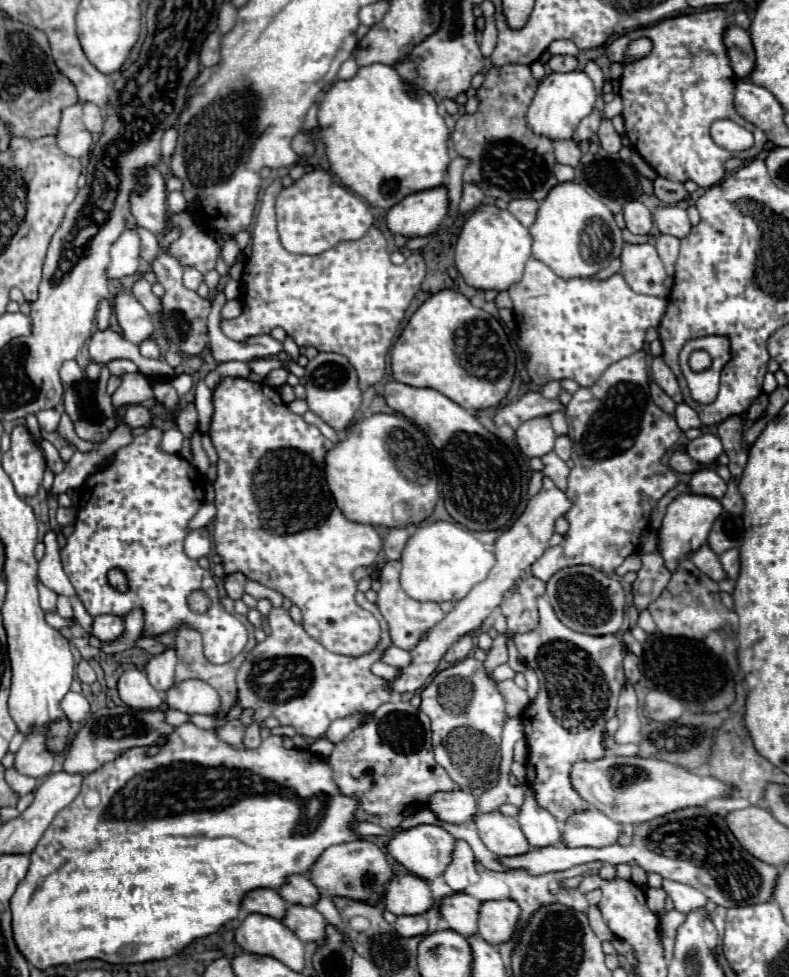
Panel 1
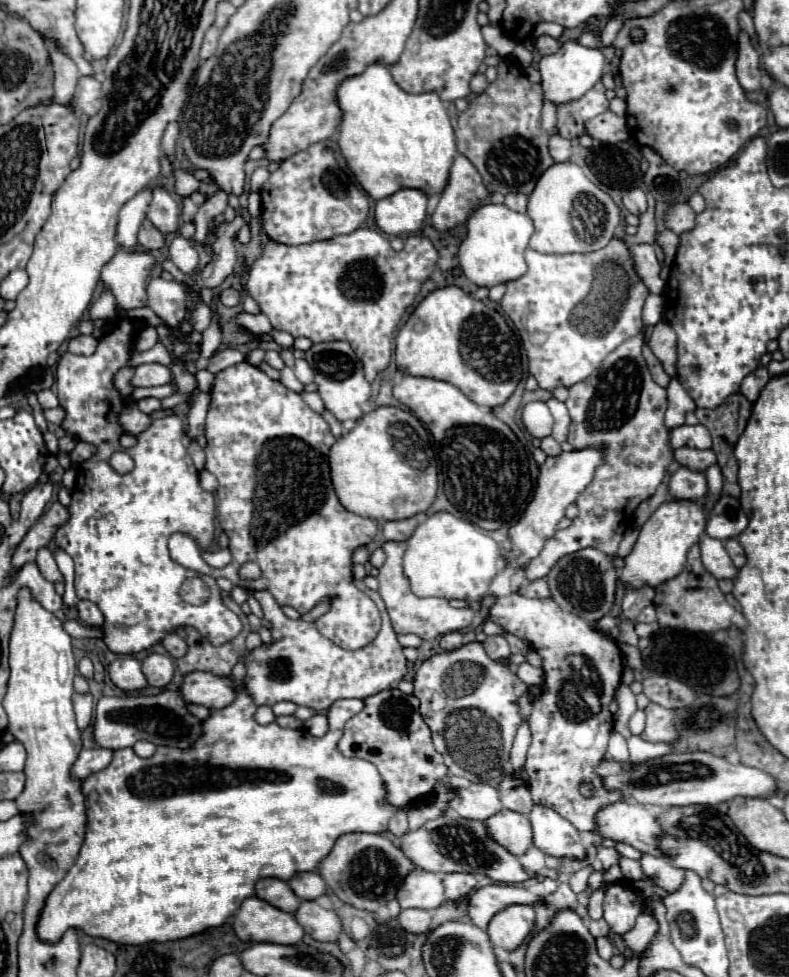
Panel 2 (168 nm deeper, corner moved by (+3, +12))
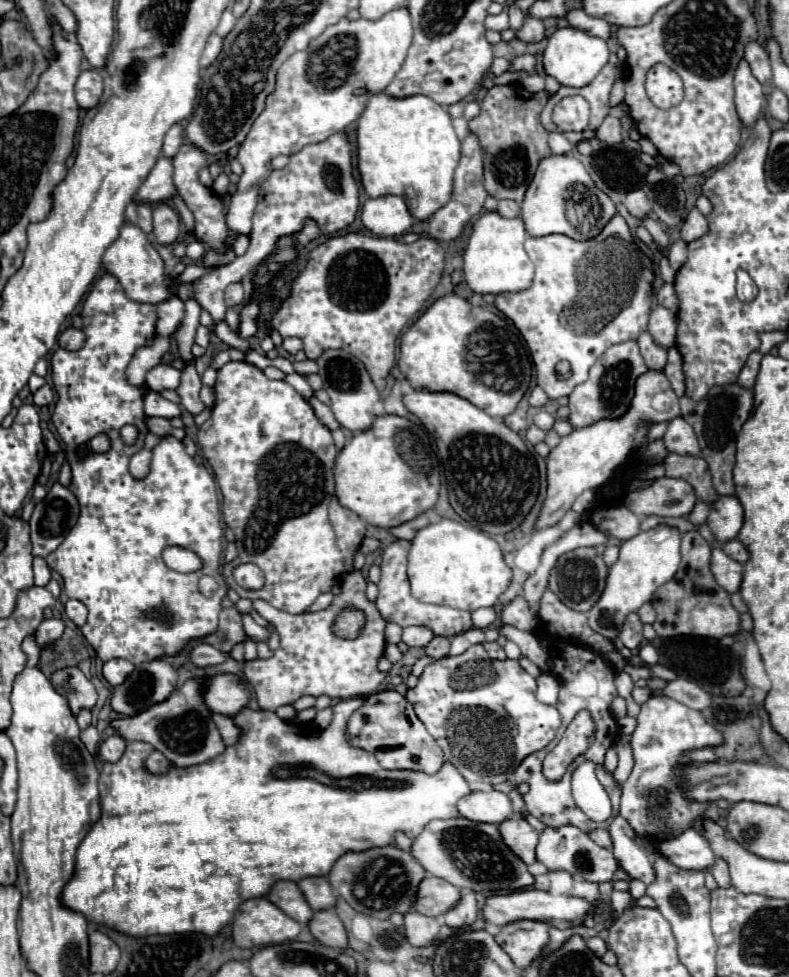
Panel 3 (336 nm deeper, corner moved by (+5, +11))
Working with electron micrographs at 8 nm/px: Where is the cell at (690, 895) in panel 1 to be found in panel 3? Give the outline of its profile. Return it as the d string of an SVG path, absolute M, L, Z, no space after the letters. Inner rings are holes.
M617 815L613 819L613 823L609 825L609 833L613 839L613 855L615 861L619 865L621 871L625 871L631 879L641 879L643 883L653 883L655 875L653 875L653 861L651 855L639 847L633 839L629 823L625 823L625 819L621 815Z

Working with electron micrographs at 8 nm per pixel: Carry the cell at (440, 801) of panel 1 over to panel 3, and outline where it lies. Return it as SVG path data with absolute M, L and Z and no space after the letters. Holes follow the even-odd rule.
M475 791L473 795L467 795L459 803L459 813L477 823L503 823L513 817L513 805L511 799L501 791Z

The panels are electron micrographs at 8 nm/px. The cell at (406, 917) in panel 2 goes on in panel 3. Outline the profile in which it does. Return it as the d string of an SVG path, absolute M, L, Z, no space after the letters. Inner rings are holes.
M409 911L405 915L405 937L413 947L427 947L437 941L441 925L437 919L421 915L417 911Z

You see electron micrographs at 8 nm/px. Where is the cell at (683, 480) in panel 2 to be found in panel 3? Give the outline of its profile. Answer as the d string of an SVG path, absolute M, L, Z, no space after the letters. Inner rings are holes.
M661 477L647 487L633 489L625 495L625 507L635 515L683 517L691 513L697 497L685 479Z

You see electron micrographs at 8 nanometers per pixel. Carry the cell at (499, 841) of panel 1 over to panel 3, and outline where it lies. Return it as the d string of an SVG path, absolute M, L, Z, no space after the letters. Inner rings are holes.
M519 817L507 819L499 827L501 827L501 835L505 835L505 843L509 843L509 849L527 865L531 865L535 861L539 831L535 831L525 819L519 819Z

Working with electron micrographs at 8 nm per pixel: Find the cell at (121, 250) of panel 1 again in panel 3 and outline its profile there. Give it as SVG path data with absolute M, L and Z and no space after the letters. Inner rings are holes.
M159 157L145 183L139 187L135 199L145 199L145 203L155 203L159 199L171 199L175 191L173 183L173 161L169 157Z

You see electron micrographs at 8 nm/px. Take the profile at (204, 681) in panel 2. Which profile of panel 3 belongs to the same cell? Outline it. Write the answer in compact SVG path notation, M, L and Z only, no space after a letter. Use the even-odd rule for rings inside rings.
M217 675L207 681L205 705L213 713L235 717L249 703L249 691L237 675Z

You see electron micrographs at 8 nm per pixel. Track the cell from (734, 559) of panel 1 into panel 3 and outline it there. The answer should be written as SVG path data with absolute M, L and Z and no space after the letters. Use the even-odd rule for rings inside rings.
M731 539L731 541L723 543L721 549L723 549L731 559L735 559L735 561L739 561L739 563L745 563L745 561L749 559L749 551L747 551L747 549L743 547L743 543L737 541L737 539Z

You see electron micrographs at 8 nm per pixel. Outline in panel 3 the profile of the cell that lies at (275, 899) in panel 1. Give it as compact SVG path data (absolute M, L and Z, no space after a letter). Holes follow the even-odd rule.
M277 881L267 899L281 907L281 911L285 911L291 919L297 919L301 925L309 925L313 919L313 909L305 901L305 895L295 881Z

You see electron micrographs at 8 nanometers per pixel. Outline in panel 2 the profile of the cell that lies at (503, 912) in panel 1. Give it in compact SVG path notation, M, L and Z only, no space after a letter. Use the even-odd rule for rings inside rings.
M511 904L503 910L499 910L489 926L487 934L493 946L503 948L503 950L513 950L517 948L531 932L535 922L535 910L533 906L527 904Z

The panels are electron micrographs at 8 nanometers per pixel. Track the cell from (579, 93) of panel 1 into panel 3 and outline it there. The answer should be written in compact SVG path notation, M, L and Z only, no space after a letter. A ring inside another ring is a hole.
M563 27L557 29L547 43L547 49L543 53L543 67L545 73L555 77L561 85L569 87L583 87L593 81L593 77L603 69L603 65L609 61L609 47L607 41L593 37L581 29L575 27Z

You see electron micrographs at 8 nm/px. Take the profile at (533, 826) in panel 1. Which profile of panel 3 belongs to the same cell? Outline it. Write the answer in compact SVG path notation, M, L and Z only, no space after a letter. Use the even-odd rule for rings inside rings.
M573 825L557 827L557 829L545 829L541 833L539 845L537 845L537 861L543 863L549 871L567 871L577 881L593 881L593 883L605 883L611 881L611 877L617 873L617 861L613 859L613 851L599 847L595 841L589 839L587 833Z

